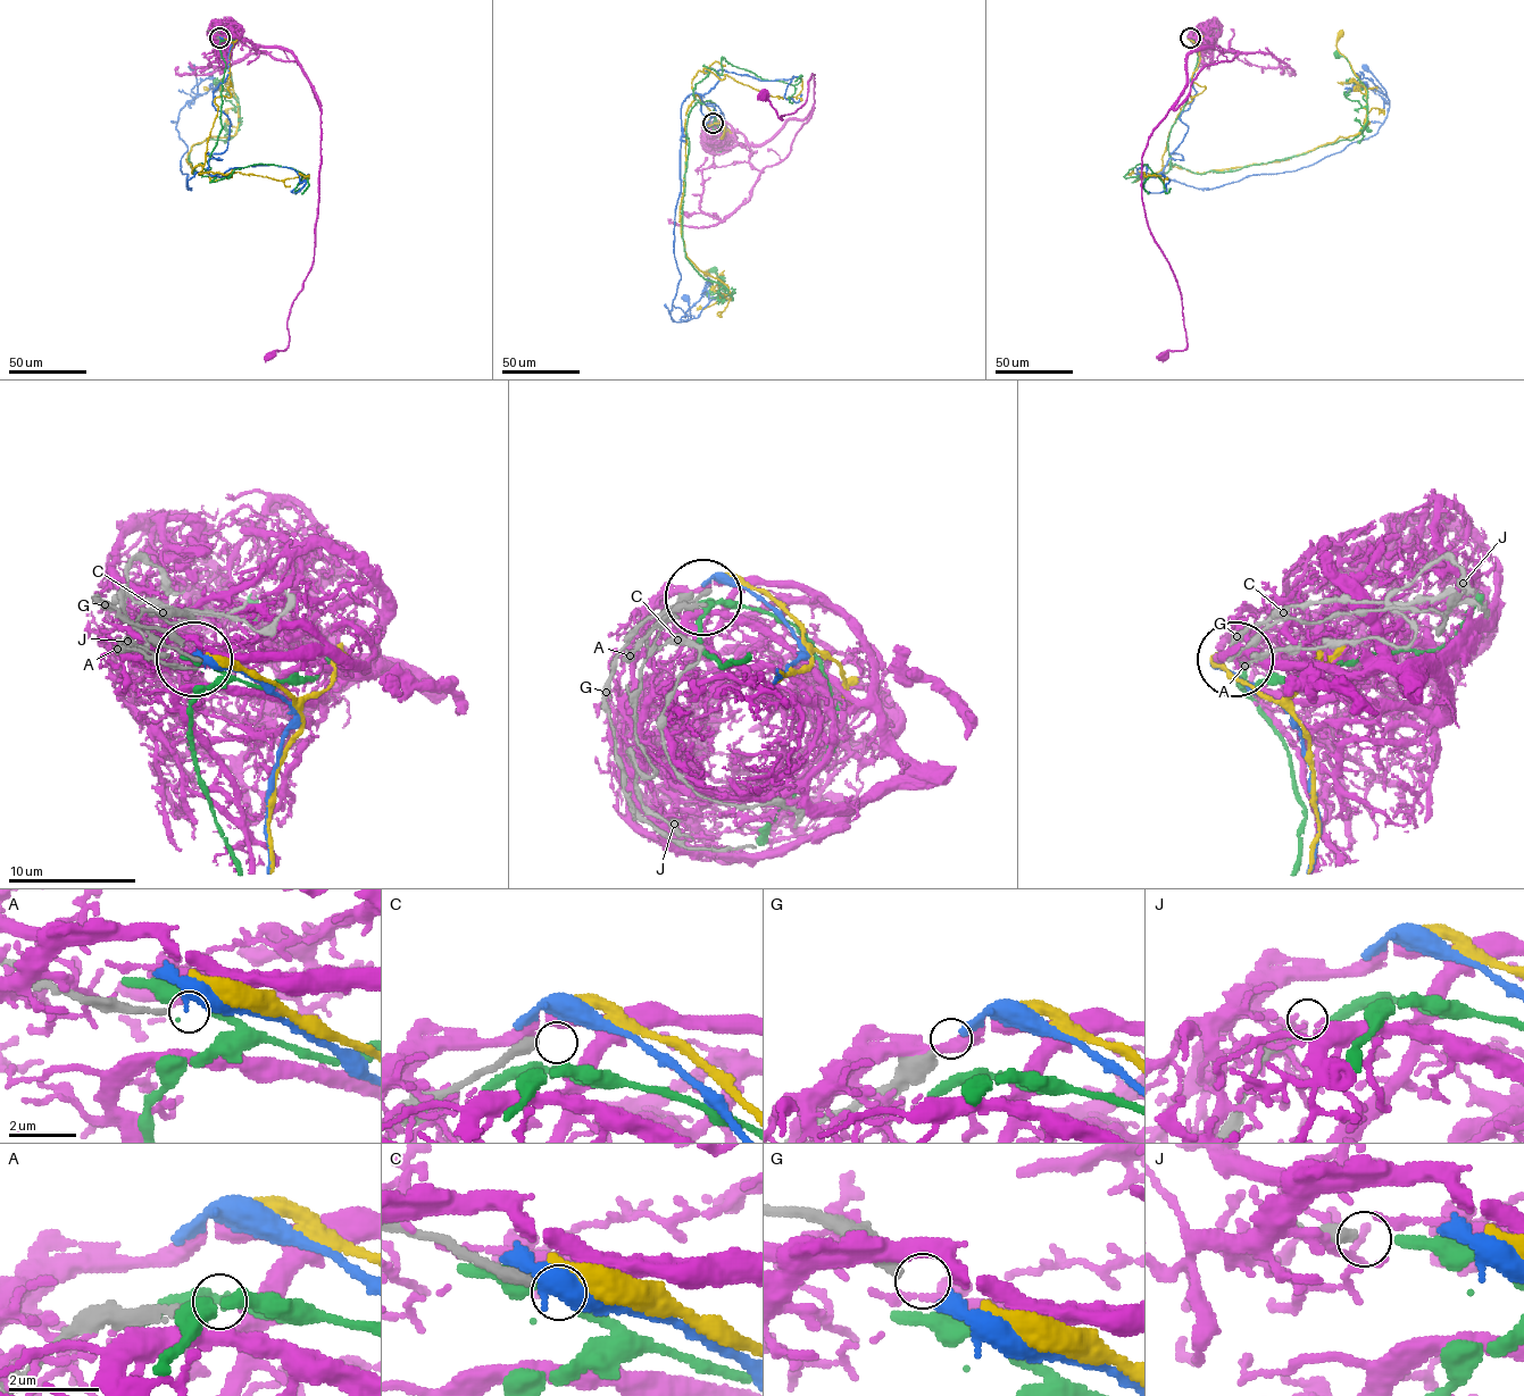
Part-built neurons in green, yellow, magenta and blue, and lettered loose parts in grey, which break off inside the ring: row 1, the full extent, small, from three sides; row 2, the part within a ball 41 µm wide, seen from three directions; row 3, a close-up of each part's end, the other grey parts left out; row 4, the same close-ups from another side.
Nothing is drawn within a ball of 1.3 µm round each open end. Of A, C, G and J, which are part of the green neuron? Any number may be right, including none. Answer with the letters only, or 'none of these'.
J

